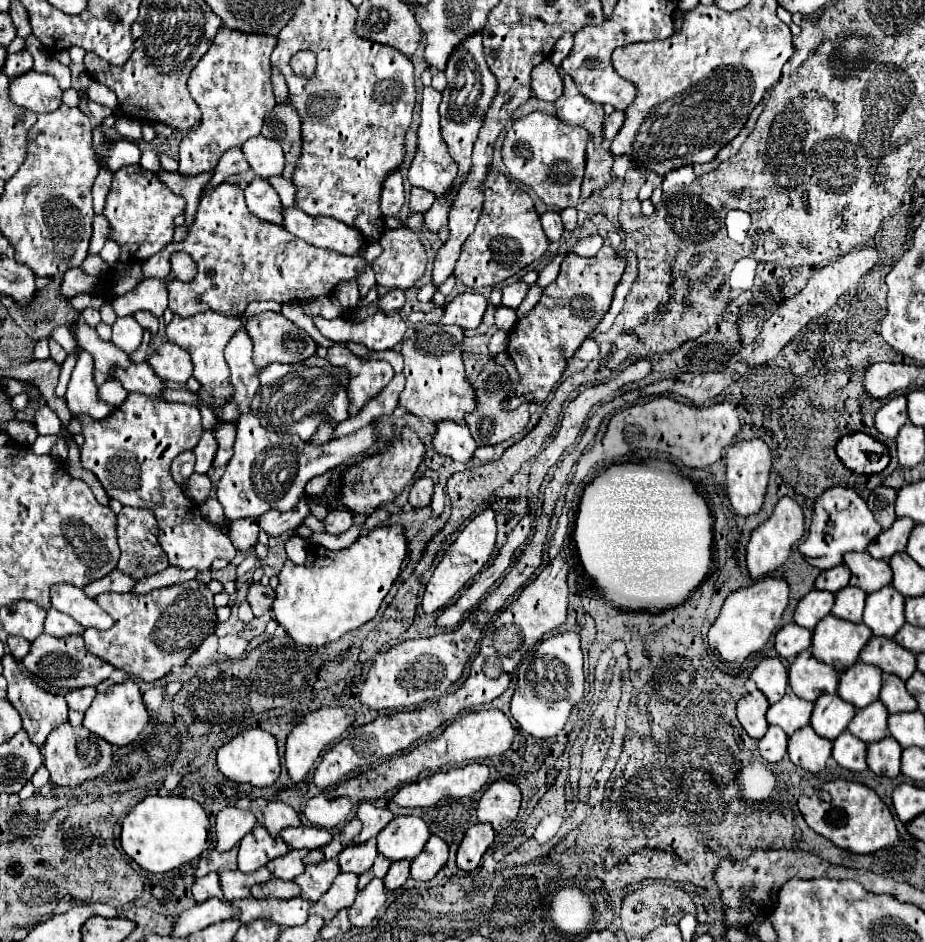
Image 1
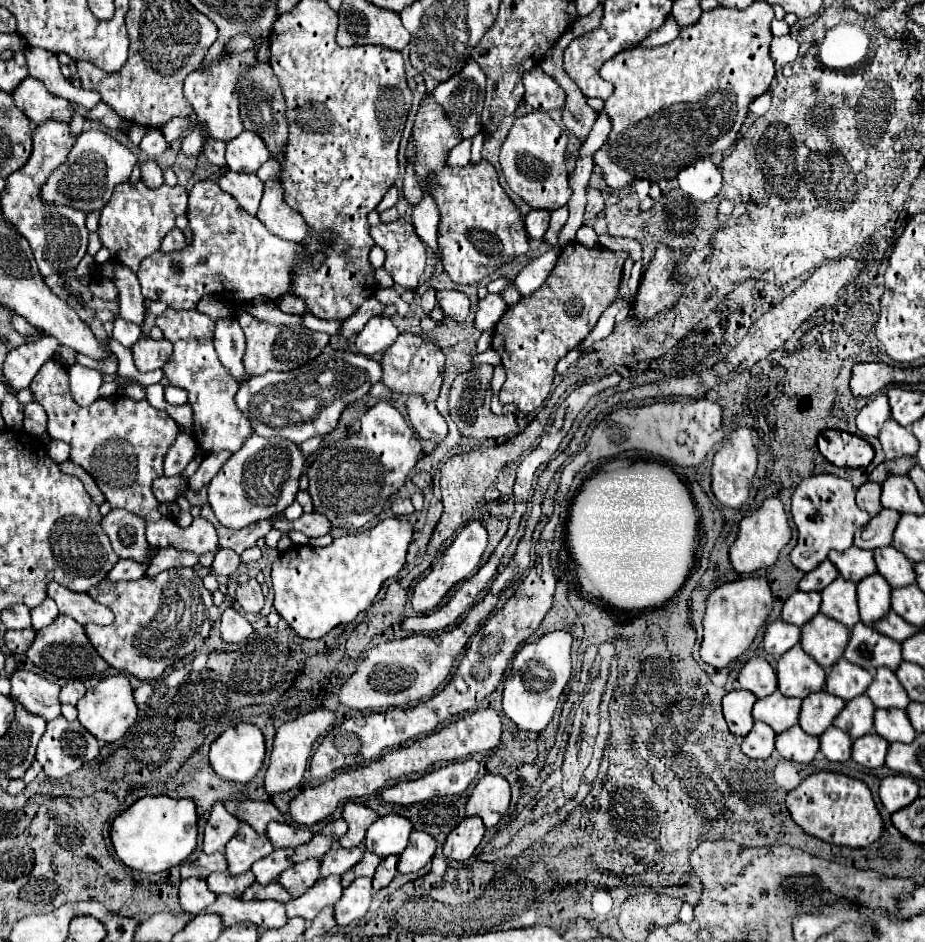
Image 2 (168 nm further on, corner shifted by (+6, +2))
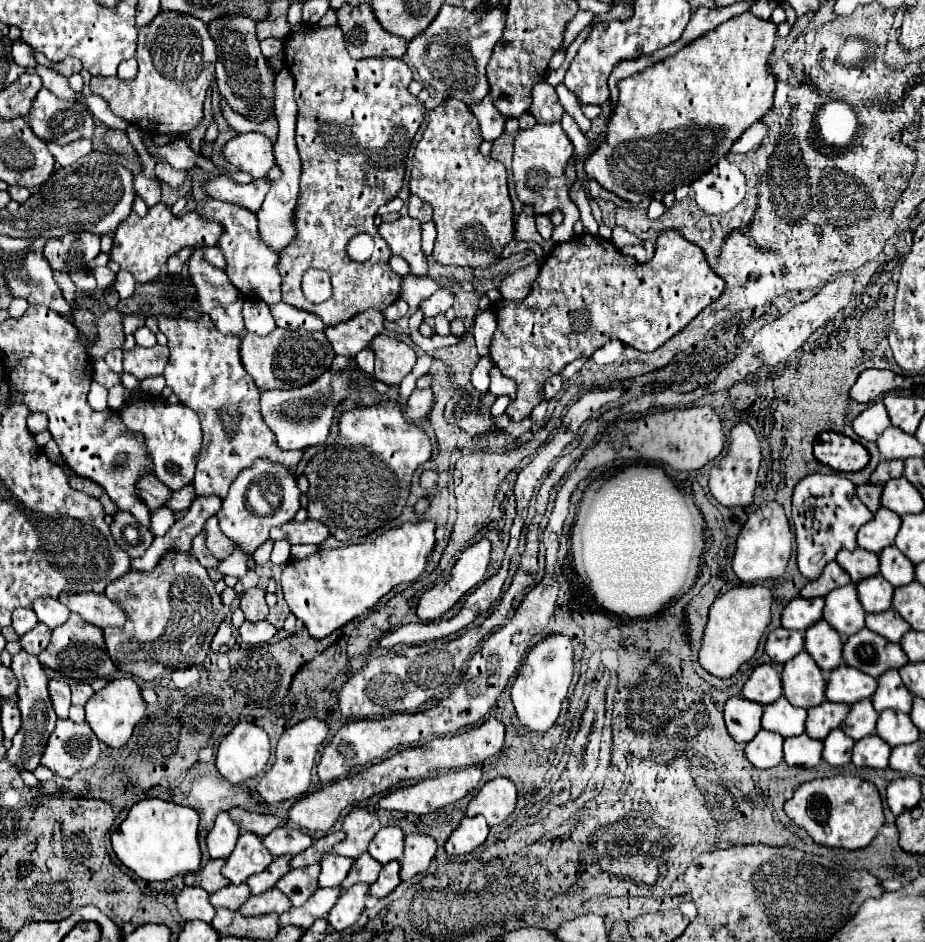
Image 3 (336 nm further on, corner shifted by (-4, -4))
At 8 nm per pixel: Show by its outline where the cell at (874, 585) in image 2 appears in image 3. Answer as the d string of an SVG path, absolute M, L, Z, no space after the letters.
M875 575L857 583L859 601L867 613L883 613L891 607L893 601L893 585L883 579L883 575Z

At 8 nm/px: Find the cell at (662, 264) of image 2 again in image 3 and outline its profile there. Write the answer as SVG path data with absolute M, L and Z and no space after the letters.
M665 231L659 235L655 257L643 265L635 257L623 255L609 239L599 235L575 235L575 239L557 243L547 255L545 265L541 267L531 295L523 301L497 301L499 327L491 339L491 359L501 369L505 377L511 377L517 383L517 403L509 403L507 413L515 421L531 417L533 409L543 403L545 381L551 375L561 373L561 369L577 357L591 357L595 349L603 347L611 339L621 339L625 345L631 345L639 351L655 351L675 333L679 333L697 313L705 309L713 299L717 299L725 287L723 279L717 277L705 255L697 245L681 239L679 231Z

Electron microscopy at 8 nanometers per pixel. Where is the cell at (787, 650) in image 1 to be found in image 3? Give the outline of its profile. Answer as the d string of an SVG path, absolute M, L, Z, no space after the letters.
M779 627L769 633L765 651L773 661L787 663L789 659L793 659L795 655L799 655L803 651L803 645L805 645L805 639L803 639L801 631L791 631L791 629Z

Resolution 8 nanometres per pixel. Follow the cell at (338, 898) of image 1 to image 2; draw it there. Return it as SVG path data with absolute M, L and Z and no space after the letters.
M323 877L303 897L285 903L287 917L303 917L305 921L313 921L323 907L335 905L341 895L341 877Z

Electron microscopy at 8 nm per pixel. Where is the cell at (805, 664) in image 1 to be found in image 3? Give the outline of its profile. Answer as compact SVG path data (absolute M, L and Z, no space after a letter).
M801 651L793 661L785 663L781 679L783 695L791 705L809 709L825 701L827 681L807 651Z

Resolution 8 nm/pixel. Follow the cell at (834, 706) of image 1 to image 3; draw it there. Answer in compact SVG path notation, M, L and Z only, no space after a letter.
M825 701L817 707L811 707L807 713L807 723L805 723L805 733L813 739L825 739L833 729L837 729L841 725L841 721L845 719L845 715L849 713L849 705L847 703L831 703Z

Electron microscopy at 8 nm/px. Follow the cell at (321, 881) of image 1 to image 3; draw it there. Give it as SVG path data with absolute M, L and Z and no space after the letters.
M319 863L301 869L291 869L277 881L277 889L285 893L295 907L301 907L319 887L319 871Z

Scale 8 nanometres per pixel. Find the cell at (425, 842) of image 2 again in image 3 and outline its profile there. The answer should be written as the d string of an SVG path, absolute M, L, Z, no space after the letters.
M409 833L405 837L405 853L401 859L401 879L411 879L425 873L435 859L437 843L425 833Z

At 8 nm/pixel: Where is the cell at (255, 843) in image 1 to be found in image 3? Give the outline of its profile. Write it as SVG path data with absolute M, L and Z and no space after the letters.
M241 833L233 853L223 865L223 875L239 885L245 883L251 875L265 871L273 861L273 855L265 849L263 841L255 833Z

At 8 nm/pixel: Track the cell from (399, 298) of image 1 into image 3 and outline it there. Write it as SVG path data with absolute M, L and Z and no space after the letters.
M363 311L363 315L355 315L349 323L327 327L325 335L337 355L351 359L361 349L369 347L369 343L383 331L383 323L385 317L381 311Z

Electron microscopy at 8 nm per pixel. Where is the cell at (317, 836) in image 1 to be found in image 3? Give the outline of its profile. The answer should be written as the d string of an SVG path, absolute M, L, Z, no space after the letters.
M283 825L273 829L269 835L263 837L265 847L271 851L273 857L281 857L281 855L297 855L301 851L305 851L307 847L313 845L313 839L309 833Z

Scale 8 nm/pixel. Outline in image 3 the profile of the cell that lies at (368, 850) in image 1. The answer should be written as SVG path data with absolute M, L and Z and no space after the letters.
M337 853L325 855L321 859L321 875L319 875L319 887L339 887L341 881L349 875L353 867L353 859L341 857Z

